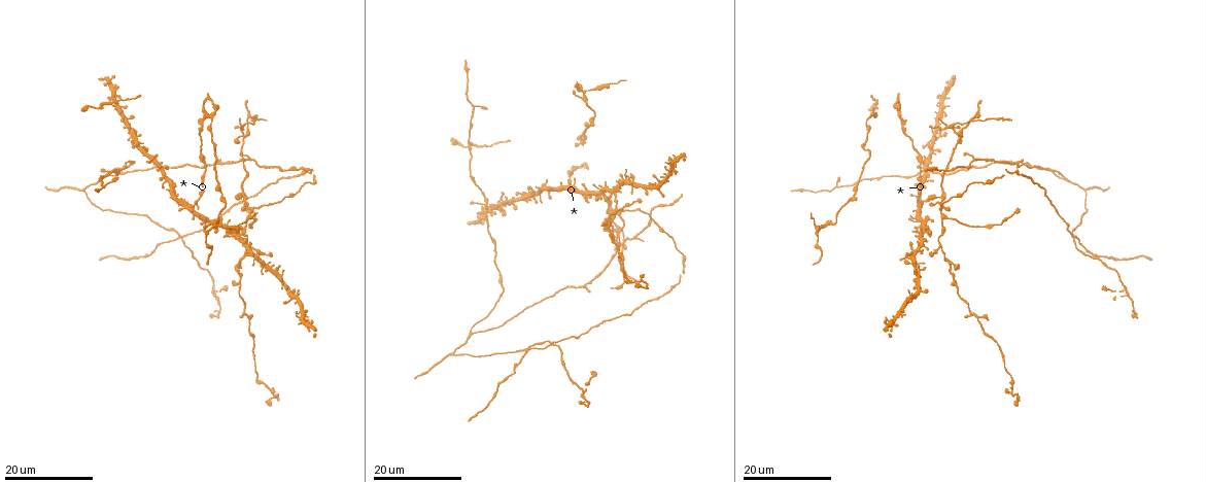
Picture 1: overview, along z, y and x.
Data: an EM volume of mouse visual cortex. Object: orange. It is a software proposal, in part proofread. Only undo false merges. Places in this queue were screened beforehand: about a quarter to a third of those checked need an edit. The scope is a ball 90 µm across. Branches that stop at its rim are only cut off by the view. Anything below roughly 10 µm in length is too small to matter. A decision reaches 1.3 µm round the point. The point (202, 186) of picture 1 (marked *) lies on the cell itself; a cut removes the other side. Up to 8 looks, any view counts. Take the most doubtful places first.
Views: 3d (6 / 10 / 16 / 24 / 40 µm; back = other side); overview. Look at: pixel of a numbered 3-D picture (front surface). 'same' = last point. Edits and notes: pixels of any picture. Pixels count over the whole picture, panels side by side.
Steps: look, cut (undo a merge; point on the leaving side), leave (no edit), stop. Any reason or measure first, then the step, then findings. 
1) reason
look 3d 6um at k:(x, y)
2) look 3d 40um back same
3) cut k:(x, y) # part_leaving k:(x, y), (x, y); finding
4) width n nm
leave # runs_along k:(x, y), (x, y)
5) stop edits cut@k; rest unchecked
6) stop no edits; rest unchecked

look 3d 16um at 1:(552, 341)

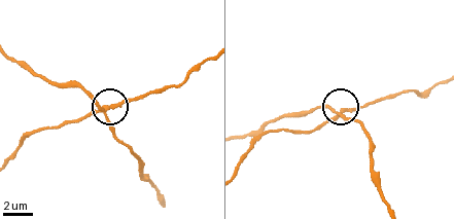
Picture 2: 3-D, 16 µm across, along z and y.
look 3d 6um at 2:(104, 111)

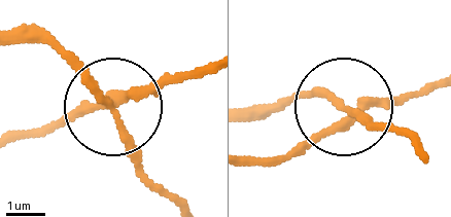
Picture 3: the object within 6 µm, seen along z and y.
side_arm 31 um
leave # runs_along 3:(439, 80), (343, 106), (406, 127); continuous, no second cell

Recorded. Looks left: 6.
three-way junction
look 3d 16um at 1:(939, 245)

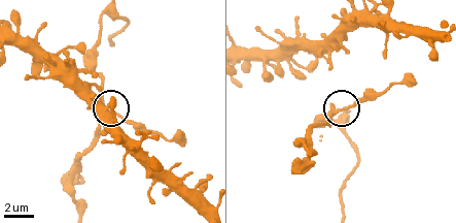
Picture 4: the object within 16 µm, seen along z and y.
closer look
look 3d 6um at 4:(335, 113)

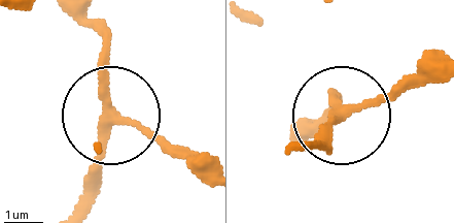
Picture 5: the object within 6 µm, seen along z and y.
arms 3
leave # all the same cell

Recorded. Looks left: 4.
four arms meet
look 3d 16um at 1:(242, 137)

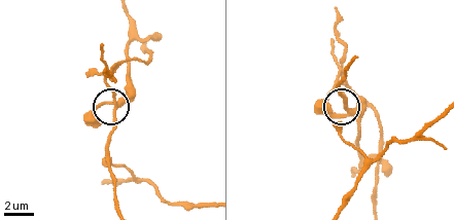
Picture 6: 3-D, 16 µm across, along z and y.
look 3d 10um at 6:(115, 101)

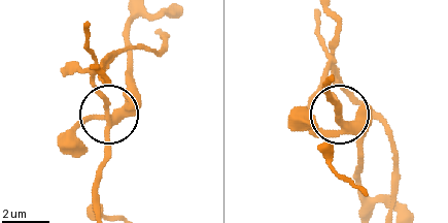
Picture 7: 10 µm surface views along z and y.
cut 7:(102, 97) # two cells meet here

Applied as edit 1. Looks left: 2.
stop edits cut@7; rest unchecked

